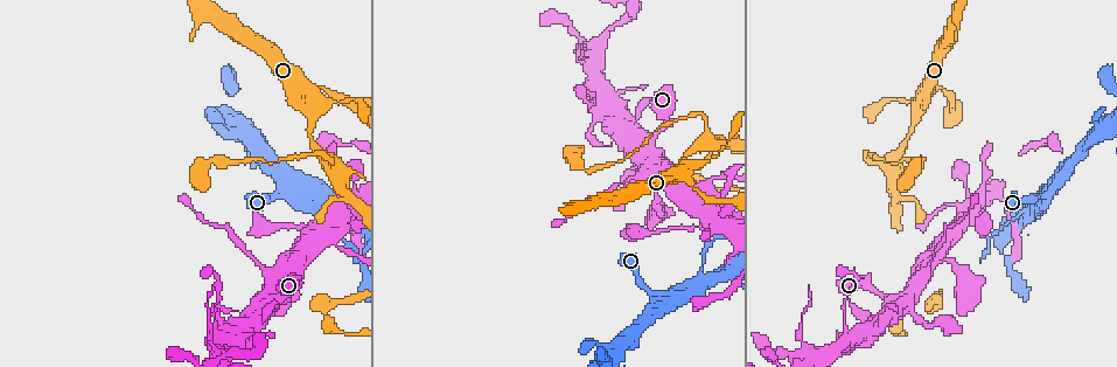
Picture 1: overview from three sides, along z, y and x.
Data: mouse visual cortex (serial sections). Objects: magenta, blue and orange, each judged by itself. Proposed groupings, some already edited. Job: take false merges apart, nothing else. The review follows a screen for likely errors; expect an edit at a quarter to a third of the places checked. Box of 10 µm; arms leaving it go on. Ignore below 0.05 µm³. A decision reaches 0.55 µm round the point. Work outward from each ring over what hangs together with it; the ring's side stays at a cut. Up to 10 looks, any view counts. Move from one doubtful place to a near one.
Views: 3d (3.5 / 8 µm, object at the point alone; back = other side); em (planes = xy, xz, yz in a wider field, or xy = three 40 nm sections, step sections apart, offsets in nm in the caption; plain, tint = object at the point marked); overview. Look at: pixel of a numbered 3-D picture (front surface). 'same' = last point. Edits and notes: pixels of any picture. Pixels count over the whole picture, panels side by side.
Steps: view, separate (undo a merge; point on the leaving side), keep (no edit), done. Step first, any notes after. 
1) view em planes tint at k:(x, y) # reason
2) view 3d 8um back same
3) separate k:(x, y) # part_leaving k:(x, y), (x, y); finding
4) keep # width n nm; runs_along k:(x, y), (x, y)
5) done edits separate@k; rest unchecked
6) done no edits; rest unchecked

view 3d 3.5um at 1:(275, 194) # four arms meet

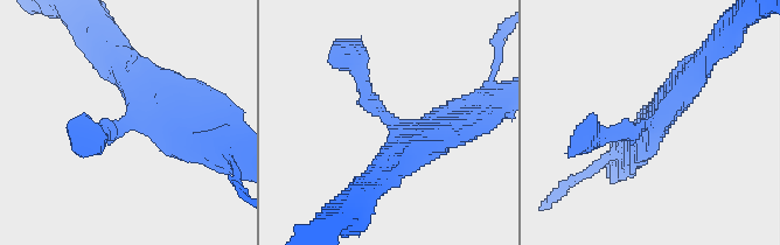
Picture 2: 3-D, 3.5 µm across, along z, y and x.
view em xy step 5 tint at 2:(129, 124) # arms 4; arm_widths 200, 350, 400, 400 nm; now the EM

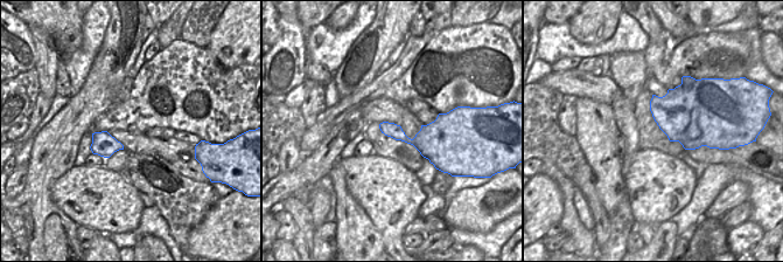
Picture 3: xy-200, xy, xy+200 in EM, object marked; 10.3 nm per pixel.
keep # runs_along 2:(352, 61), (367, 103), (405, 130), (460, 114); all the same cell

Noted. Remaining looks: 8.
view em xy step 5 tint at 1:(721, 222) # two arms at a narrow angle

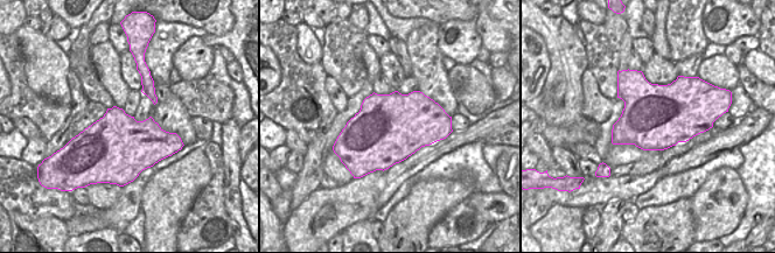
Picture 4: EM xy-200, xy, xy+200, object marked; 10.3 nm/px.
view 3d 3.5um same

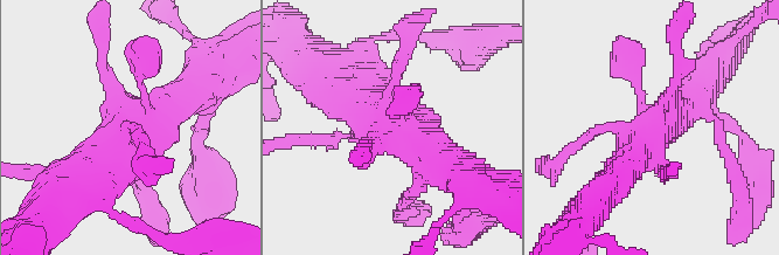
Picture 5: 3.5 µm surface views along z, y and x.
keep # runs_along 5:(322, 73), (416, 144), (426, 159); continuous, no second cell

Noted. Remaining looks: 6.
view 3d 3.5um back at 1:(693, 168) # small branch off a trunk

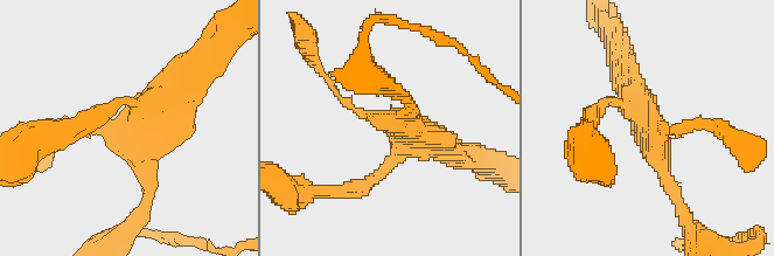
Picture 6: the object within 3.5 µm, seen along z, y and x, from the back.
keep # arms 4; arm_widths 100, 200, 200, 400 nm; runs_along 6:(446, 147), (361, 115), (328, 81); one cell here

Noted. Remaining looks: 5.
view em xy step 1 tint at 1:(628, 181) # narrows sharply

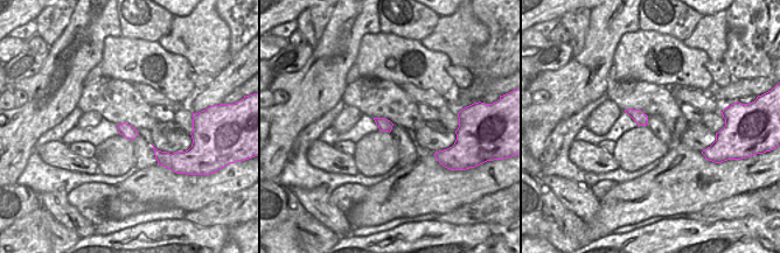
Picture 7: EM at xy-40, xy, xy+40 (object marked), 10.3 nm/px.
view 3d 3.5um back same

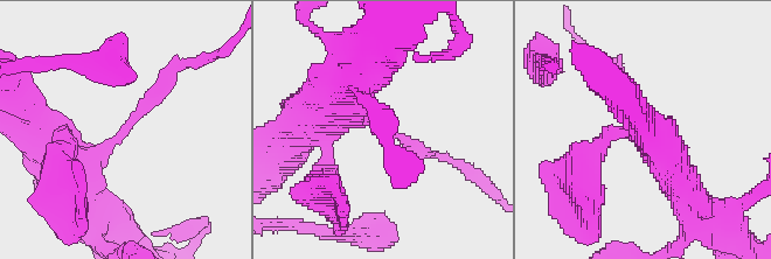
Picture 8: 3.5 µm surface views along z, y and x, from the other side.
keep # runs_along 8:(73, 193), (73, 179), (162, 82); continuous, no second cell

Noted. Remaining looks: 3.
done no edits; rest unchecked

